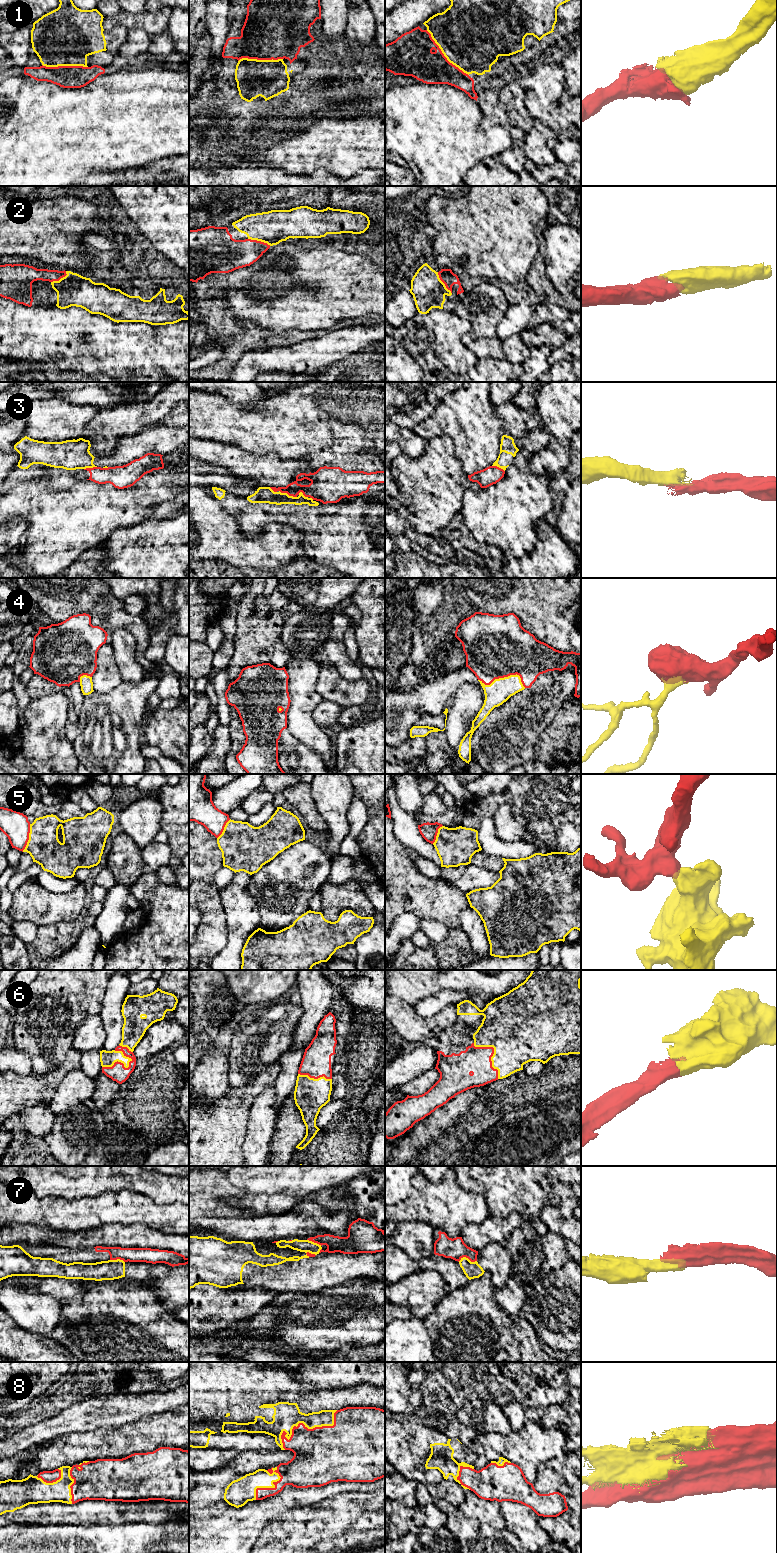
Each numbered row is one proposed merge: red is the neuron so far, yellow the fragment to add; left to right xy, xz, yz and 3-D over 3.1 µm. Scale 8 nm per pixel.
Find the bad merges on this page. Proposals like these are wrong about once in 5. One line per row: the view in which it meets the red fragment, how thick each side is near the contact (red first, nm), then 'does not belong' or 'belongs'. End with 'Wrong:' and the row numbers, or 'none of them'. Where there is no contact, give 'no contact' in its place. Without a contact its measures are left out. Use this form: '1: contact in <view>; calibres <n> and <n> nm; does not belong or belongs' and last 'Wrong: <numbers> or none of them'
1: contact in yz; calibres 320 and 480 nm; belongs
2: contact in xz; calibres 240 and 260 nm; belongs
3: contact in xz; calibres 170 and 130 nm; does not belong
4: contact in yz; calibres 500 and 190 nm; belongs
5: contact in xy; calibres 220 and 260 nm; does not belong
6: contact in xy; calibres 140 and 130 nm; belongs
7: contact in yz; calibres 170 and 130 nm; does not belong
8: contact in xz; calibres 360 and 220 nm; belongs
Wrong: 3, 5, 7

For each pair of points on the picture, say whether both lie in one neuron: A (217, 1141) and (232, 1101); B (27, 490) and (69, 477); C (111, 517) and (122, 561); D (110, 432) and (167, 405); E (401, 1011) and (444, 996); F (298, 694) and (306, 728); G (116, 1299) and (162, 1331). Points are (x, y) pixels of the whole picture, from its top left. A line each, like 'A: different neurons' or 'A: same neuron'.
A: same neuron
B: different neurons
C: different neurons
D: same neuron
E: different neurons
F: same neuron
G: same neuron

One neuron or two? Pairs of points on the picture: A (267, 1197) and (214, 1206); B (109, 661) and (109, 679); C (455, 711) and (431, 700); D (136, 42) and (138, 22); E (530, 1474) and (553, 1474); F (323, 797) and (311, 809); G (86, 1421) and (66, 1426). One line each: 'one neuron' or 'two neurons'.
A: one neuron
B: one neuron
C: two neurons
D: two neurons
E: two neurons
F: two neurons
G: one neuron

